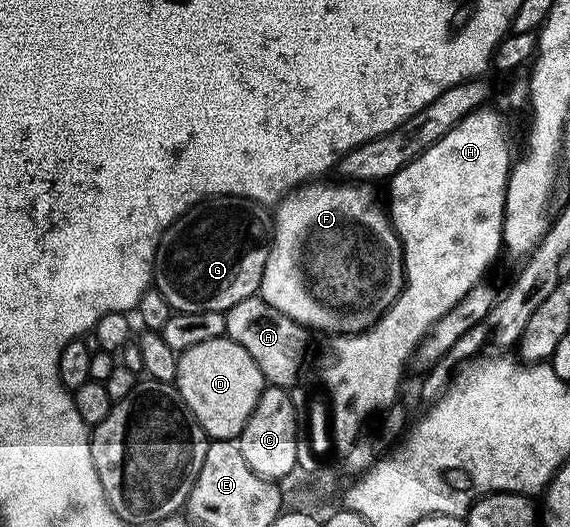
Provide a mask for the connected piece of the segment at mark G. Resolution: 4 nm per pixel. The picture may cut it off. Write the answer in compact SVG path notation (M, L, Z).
M219 196L198 203L197 206L190 207L181 218L170 225L166 233L162 235L162 241L158 244L158 255L154 257L154 273L152 275L153 285L168 300L171 311L174 312L216 312L227 311L232 308L232 304L240 304L240 300L248 300L255 297L262 289L262 277L264 268L268 264L270 255L270 244L272 241L272 214L263 203L253 202L251 198L231 198L229 196Z

